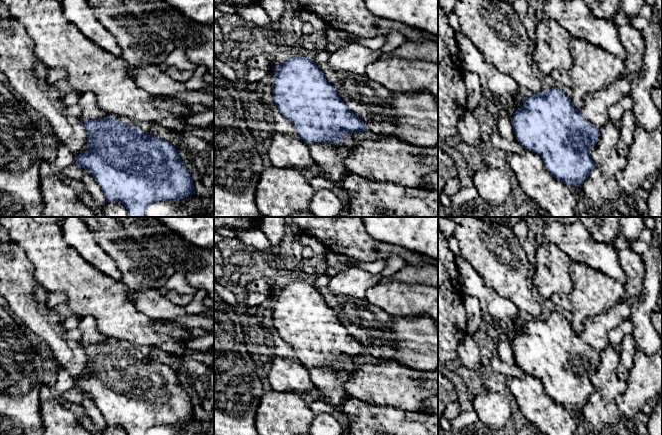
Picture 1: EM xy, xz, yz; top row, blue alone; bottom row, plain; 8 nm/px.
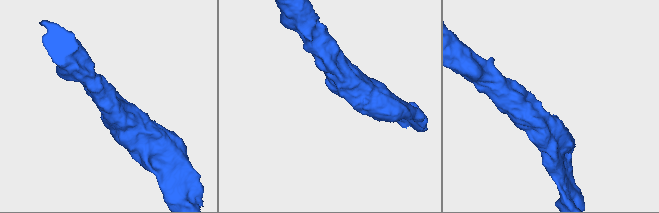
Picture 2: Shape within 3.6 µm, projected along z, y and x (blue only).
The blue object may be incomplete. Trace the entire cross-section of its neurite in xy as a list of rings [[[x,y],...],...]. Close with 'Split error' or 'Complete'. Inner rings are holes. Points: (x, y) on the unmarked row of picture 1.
[[[92,316],[81,318],[77,328],[82,332],[81,344],[87,355],[87,375],[76,380],[76,388],[92,397],[107,426],[122,427],[127,435],[146,435],[148,429],[159,425],[179,425],[195,418],[193,404],[175,370],[152,358],[144,358],[129,347],[122,347],[103,335]]]. Split error

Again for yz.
[[[641,294],[637,297],[631,297],[625,301],[620,302],[619,304],[615,305],[614,307],[612,307],[609,311],[602,313],[598,316],[592,316],[592,317],[587,317],[584,320],[584,327],[583,330],[580,334],[577,334],[571,323],[559,312],[557,312],[556,310],[547,314],[547,315],[543,315],[542,317],[538,317],[538,318],[532,318],[529,321],[524,321],[523,322],[523,330],[520,333],[517,333],[514,340],[511,342],[511,348],[513,351],[513,355],[516,361],[516,364],[525,372],[528,374],[531,374],[537,378],[539,378],[542,383],[543,383],[543,387],[545,392],[547,393],[547,395],[554,400],[557,404],[564,406],[568,409],[571,410],[575,410],[575,411],[579,411],[587,402],[588,399],[590,397],[590,395],[593,393],[594,391],[594,387],[593,384],[591,383],[590,380],[590,373],[593,372],[597,366],[598,366],[598,360],[599,360],[599,354],[610,345],[609,343],[609,339],[608,339],[608,332],[619,326],[623,321],[625,320],[629,320],[630,318],[630,311],[631,311],[631,307],[633,305],[634,302],[636,302],[639,298],[640,298]]]. Split error

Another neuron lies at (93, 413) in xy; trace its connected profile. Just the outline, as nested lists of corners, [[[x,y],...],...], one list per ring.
[[[82,391],[80,392],[84,396],[82,406],[85,408],[87,416],[94,423],[95,426],[94,434],[101,435],[107,426],[106,421],[95,403],[93,402],[92,397],[87,393],[84,393]]]

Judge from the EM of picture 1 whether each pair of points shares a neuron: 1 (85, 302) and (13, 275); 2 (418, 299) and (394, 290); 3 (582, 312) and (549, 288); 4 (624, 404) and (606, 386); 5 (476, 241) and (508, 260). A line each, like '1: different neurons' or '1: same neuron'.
1: different neurons
2: same neuron
3: different neurons
4: different neurons
5: same neuron

